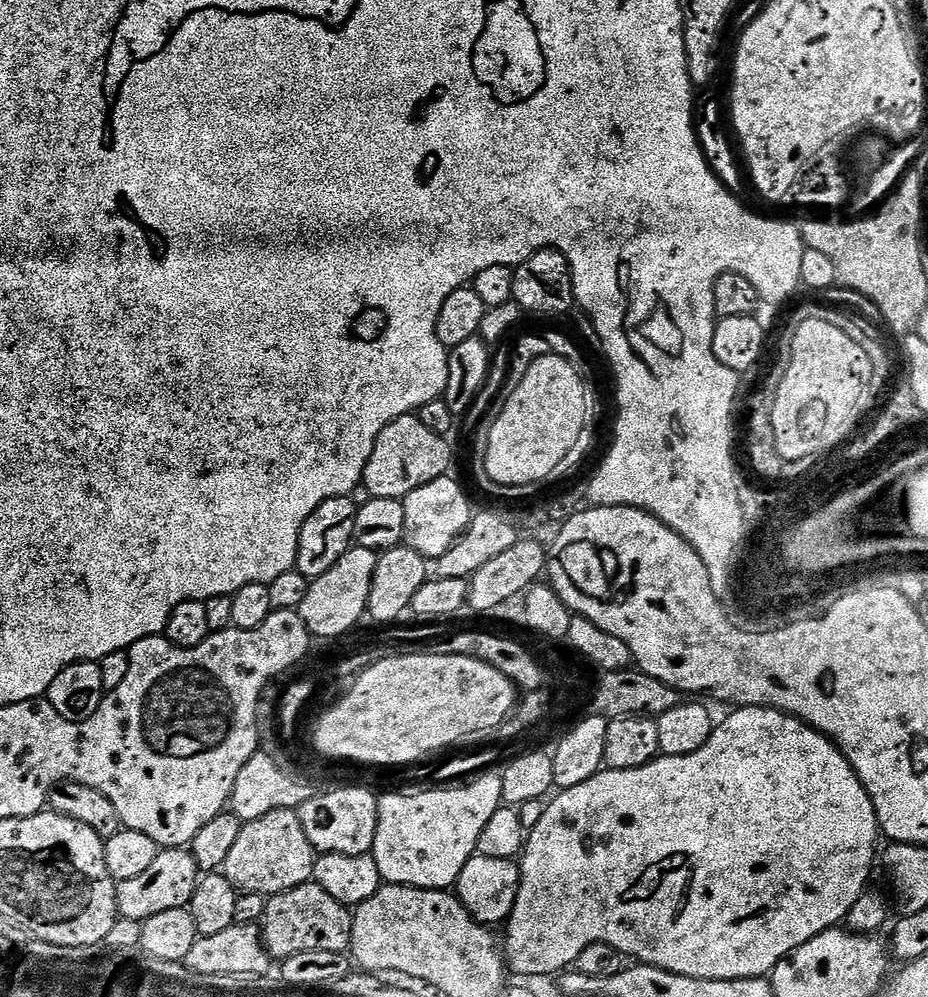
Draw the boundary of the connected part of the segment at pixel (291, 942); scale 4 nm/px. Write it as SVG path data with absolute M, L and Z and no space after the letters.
M309 882L271 897L258 927L269 957L283 962L294 954L306 954L306 950L347 953L352 946L352 918L349 905L330 898L322 886Z

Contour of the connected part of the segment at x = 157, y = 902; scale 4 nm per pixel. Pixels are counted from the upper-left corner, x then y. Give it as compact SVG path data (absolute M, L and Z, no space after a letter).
M166 848L157 851L152 865L138 878L126 878L116 885L116 910L119 919L139 920L154 918L166 910L187 908L192 901L201 871L188 848Z

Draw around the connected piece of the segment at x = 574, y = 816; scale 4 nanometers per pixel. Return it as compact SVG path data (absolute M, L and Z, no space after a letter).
M736 708L729 712L732 713L721 724L719 721L713 727L706 746L702 746L702 750L694 750L694 754L686 754L685 756L666 756L661 754L646 766L635 768L634 770L614 770L613 768L601 770L594 774L592 778L587 778L586 782L581 782L578 786L574 786L572 791L557 791L547 801L548 809L546 814L542 814L542 819L539 820L538 826L534 826L527 833L522 859L519 861L520 889L516 899L516 909L508 917L506 927L503 929L505 932L504 940L502 936L502 955L507 967L511 971L513 968L520 975L517 977L528 978L524 976L552 975L555 977L557 974L571 969L575 965L578 954L582 954L582 950L586 950L586 946L594 946L594 942L606 942L610 946L617 948L620 952L623 952L625 957L632 959L633 956L633 961L651 964L653 968L661 968L667 972L682 974L690 978L698 978L699 980L745 980L755 976L764 978L771 973L779 960L785 960L798 946L810 942L810 938L822 934L826 929L843 925L847 921L854 902L858 902L858 898L869 887L868 875L872 872L872 859L875 856L877 859L878 856L878 850L876 854L878 825L876 815L874 814L874 806L870 802L870 798L866 794L858 774L852 769L848 759L836 749L836 745L827 736L823 736L821 732L817 732L816 729L811 728L808 724L802 723L796 716L787 716L785 712L779 712L776 708Z

